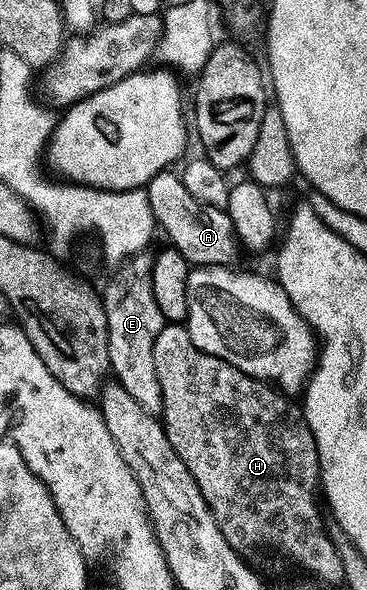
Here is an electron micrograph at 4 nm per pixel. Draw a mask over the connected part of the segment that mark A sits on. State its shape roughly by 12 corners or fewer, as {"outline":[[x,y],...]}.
{"outline":[[177,170],[145,188],[169,246],[200,267],[230,267],[230,214],[209,207]]}

